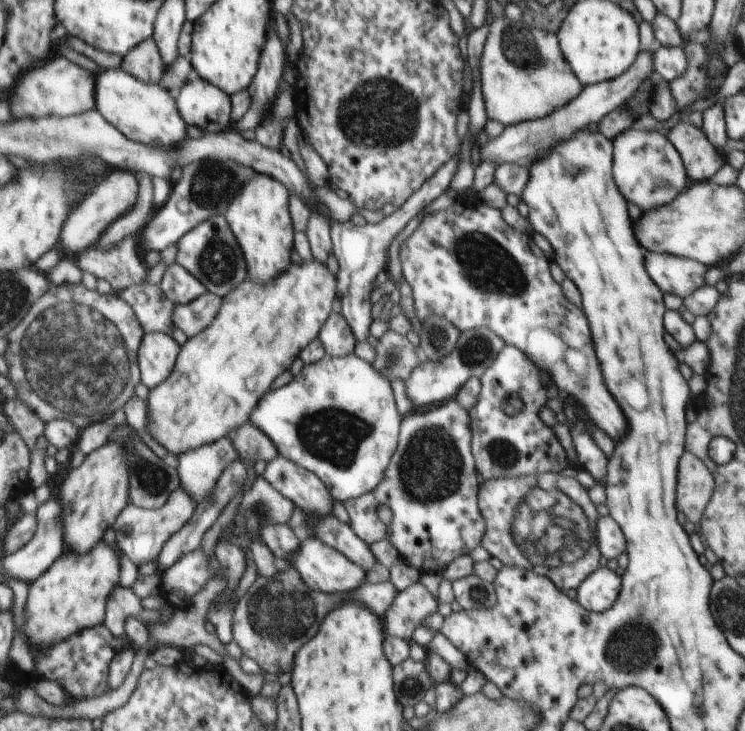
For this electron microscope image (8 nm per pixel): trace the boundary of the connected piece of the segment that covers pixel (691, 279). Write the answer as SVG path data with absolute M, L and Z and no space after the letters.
M646 252L646 270L664 293L676 294L683 300L706 285L706 265L667 253Z

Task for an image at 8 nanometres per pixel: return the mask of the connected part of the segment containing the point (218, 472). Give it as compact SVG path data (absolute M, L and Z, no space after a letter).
M229 437L178 455L180 487L198 504L214 491L224 470L240 458Z

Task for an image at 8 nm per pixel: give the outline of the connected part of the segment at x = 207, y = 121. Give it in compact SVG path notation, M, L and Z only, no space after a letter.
M191 75L182 86L180 94L178 94L176 99L177 110L187 125L200 129L204 134L220 133L233 128L231 121L232 104L229 96L230 94L224 93L220 88L213 86L212 83L207 82L205 79Z

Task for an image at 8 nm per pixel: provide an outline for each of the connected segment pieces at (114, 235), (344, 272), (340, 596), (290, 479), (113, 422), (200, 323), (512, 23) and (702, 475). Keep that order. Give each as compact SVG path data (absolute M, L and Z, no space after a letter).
M136 174L140 182L140 194L138 204L119 220L108 226L108 229L100 236L98 244L94 246L98 251L108 251L118 245L128 234L134 234L144 226L144 220L150 220L150 212L154 208L152 204L152 177L148 174Z
M455 155L445 166L442 166L429 180L426 180L419 190L416 190L406 203L398 209L391 209L379 224L366 224L355 226L352 222L337 222L331 219L331 213L323 203L318 203L312 212L326 216L330 220L329 232L333 243L333 253L338 259L340 270L336 276L337 296L342 307L341 316L350 326L354 340L366 341L370 336L370 326L373 322L370 294L372 294L374 281L380 272L388 268L388 250L392 240L405 228L405 226L424 211L435 199L448 192L452 179L458 168L459 156Z
M290 563L284 564L274 577L265 578L258 575L256 581L248 588L248 592L238 601L233 611L233 640L238 643L243 655L254 660L262 671L280 676L292 672L298 650L301 650L302 646L305 646L318 633L324 618L343 601L353 599L382 620L394 603L397 594L398 591L390 581L382 584L364 582L358 589L346 593L319 593L305 585L300 574L293 569Z
M280 455L267 463L267 468L262 476L279 494L282 494L283 498L290 500L294 504L294 507L298 507L301 511L306 513L306 522L303 531L306 529L310 531L324 518L333 515L335 499L330 495L327 487L314 473L302 469L294 462L283 458Z
M120 410L116 411L110 419L106 419L102 423L93 423L80 434L74 449L80 450L80 452L84 454L84 457L89 456L98 448L109 443L109 437L112 430L117 425L121 425L125 422L125 412Z
M207 292L188 304L175 305L172 324L188 338L197 337L214 321L216 314L221 311L221 303L222 297Z
M503 17L489 20L489 34L479 60L479 77L483 91L483 101L489 119L500 122L505 128L525 121L545 118L554 110L566 106L585 88L563 58L556 33L532 27L525 19L517 21Z
M684 454L679 461L676 509L694 524L703 518L715 490L715 481L708 468L694 455Z

